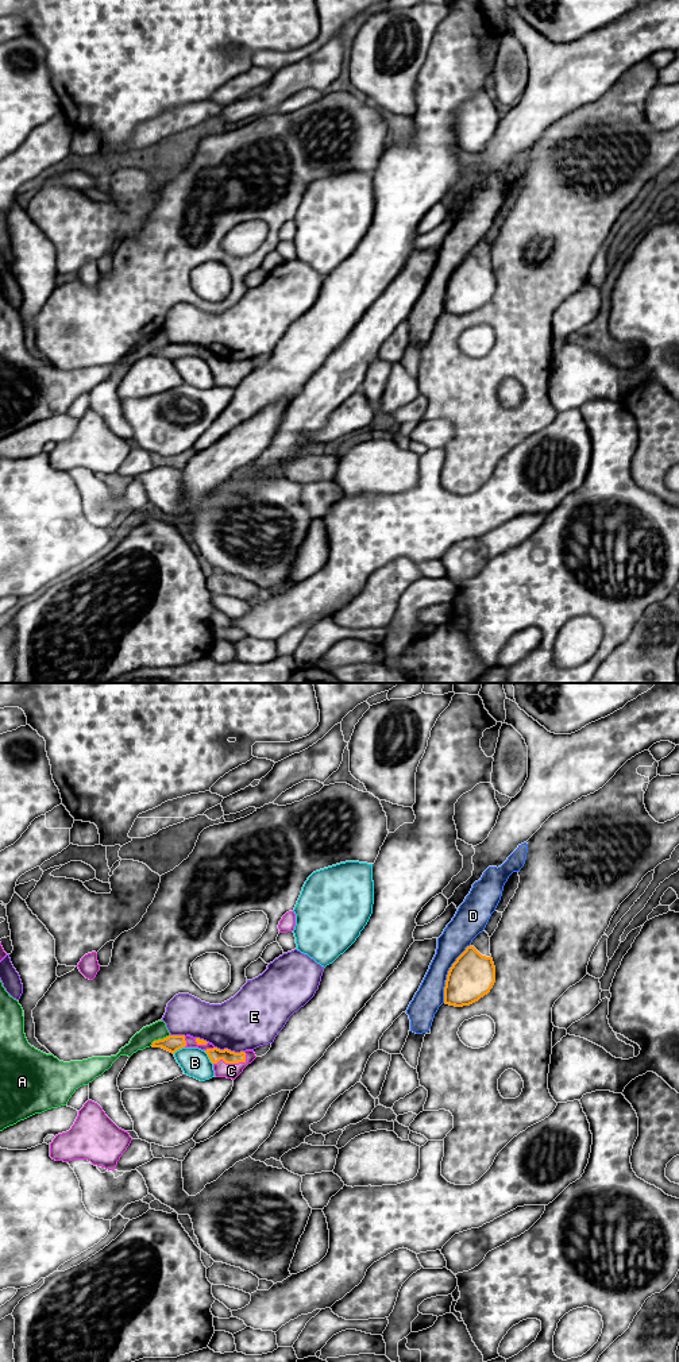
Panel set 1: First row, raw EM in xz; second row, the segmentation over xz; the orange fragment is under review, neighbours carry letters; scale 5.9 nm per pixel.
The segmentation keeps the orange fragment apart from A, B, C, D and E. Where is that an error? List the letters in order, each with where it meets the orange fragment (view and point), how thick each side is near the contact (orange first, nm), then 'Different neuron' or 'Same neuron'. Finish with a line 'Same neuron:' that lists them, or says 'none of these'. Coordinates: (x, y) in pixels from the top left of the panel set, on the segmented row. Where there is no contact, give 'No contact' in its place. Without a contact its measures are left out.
A: Touches orange at xz (159, 1040). Thickness 100 nm (orange) against 110 nm. Different neuron
B: Touches orange at xz (208, 1056). Thickness 90 nm (orange) against 170 nm. Different neuron
C: Touches orange at xz (232, 1063). Thickness 90 nm (orange) against 100 nm. Different neuron
D: Touches orange at xz (448, 973). Thickness 280 nm (orange) against 180 nm. Different neuron
E: Touches orange at xz (230, 1050). Thickness 90 nm (orange) against 340 nm. Different neuron
Same neuron: none of these

